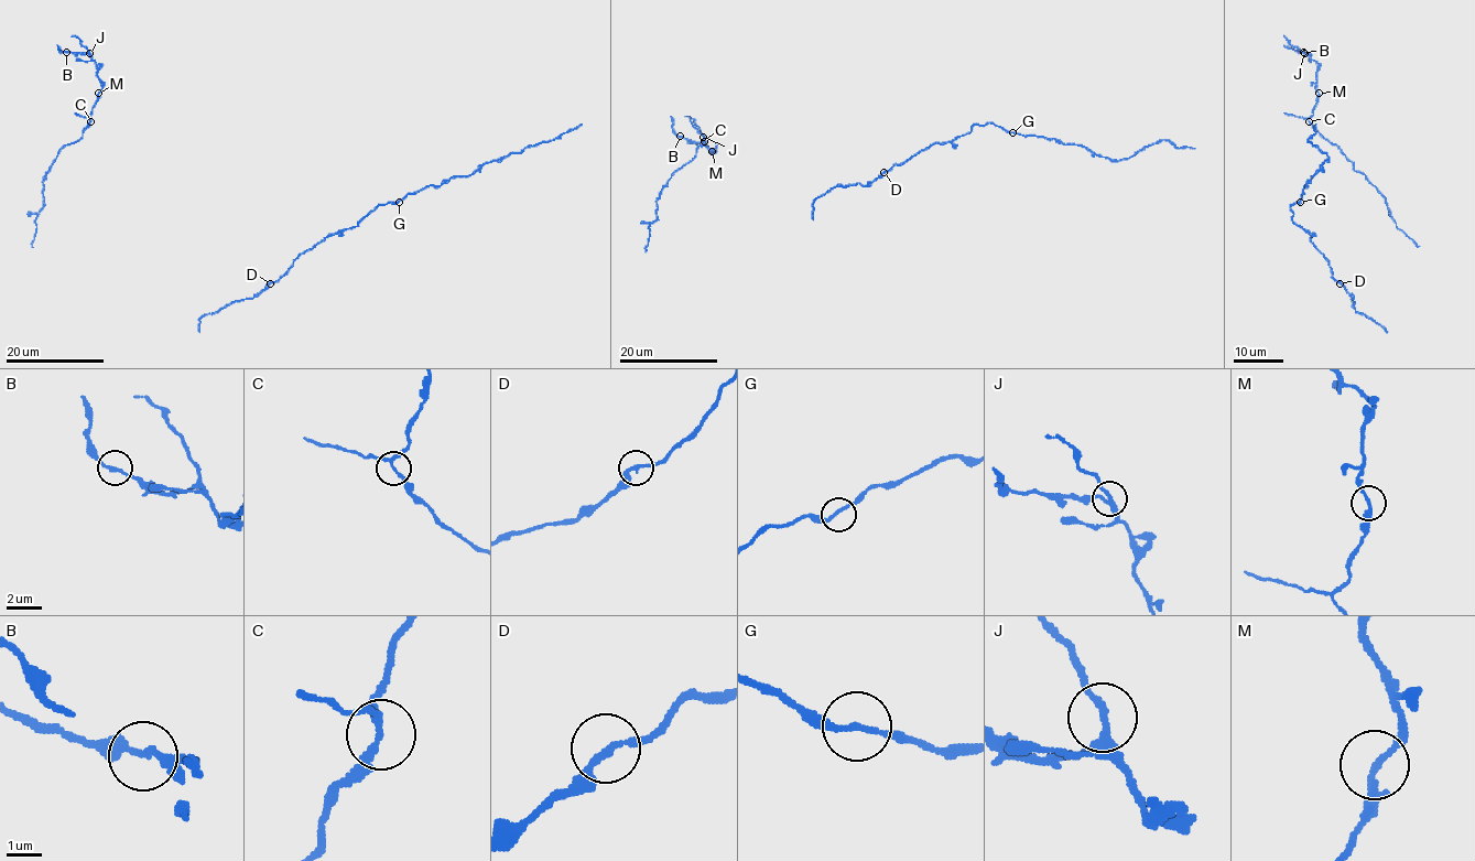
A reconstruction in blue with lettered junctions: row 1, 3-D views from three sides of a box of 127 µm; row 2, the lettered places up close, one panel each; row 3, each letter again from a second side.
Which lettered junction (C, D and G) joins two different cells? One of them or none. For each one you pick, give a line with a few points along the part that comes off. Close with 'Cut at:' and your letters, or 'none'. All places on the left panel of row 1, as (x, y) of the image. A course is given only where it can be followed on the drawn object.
Cut at: none

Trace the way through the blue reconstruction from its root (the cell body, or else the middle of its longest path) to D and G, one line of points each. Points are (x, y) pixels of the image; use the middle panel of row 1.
D: (812, 205), (835, 186), (858, 183), (869, 185), (884, 172)
G: (812, 205), (835, 186), (869, 185), (896, 164), (934, 143), (956, 139), (974, 125), (991, 122), (1012, 132)

